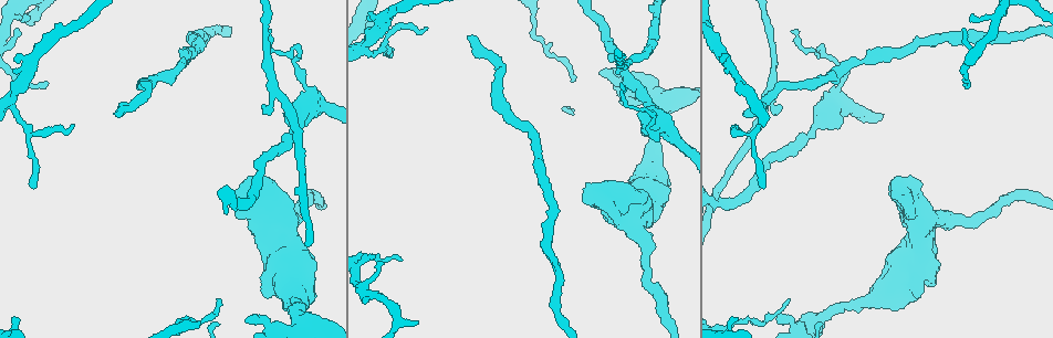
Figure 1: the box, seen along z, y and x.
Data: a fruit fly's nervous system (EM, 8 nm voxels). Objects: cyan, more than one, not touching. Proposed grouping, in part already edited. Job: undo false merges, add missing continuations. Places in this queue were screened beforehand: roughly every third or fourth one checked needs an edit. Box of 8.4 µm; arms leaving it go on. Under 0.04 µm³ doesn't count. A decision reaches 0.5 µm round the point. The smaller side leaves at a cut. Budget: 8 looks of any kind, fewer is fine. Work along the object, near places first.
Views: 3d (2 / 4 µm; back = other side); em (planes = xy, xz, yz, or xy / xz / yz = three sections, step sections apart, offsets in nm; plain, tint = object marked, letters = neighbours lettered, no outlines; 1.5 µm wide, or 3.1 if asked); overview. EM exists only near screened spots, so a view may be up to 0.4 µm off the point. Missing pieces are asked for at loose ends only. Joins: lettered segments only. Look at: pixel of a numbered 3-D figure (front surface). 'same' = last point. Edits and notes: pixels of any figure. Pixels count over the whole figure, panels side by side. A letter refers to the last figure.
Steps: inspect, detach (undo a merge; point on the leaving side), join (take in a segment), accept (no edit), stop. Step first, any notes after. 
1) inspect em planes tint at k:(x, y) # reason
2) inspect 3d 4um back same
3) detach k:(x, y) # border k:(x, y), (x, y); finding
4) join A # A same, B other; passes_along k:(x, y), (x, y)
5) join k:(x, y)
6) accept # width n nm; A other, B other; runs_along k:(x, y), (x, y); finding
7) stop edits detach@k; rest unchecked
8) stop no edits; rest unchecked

inspect em planes letters at 1:(820, 121) # a fork

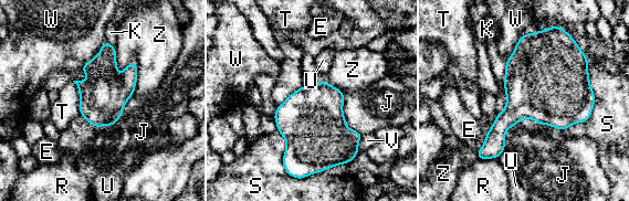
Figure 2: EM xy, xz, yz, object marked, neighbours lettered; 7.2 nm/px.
accept # E other, J other, K other, R other, S other, T other, U other, V other, W other, Z other; border 2:(72, 81), (80, 96), (80, 114); one neuron here

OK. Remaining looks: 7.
inspect em planes letters at 1:(468, 37) # free end

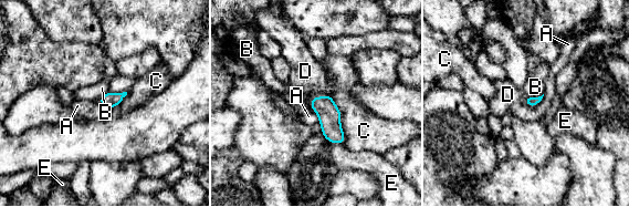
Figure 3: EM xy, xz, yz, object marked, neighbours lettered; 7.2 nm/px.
join D # A other, B other, C other, D same, E other; passes_along 3:(328, 114), (322, 96), (306, 72); the neuron continues

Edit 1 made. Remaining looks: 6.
inspect em planes letters at 1:(780, 322) # free end

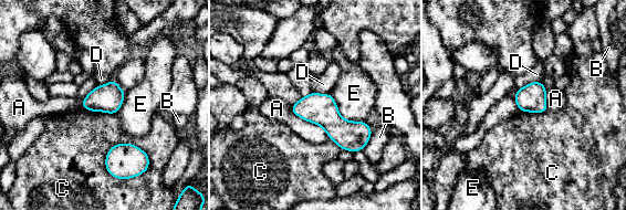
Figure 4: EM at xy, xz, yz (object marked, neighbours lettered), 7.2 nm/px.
accept # longest_contact A 360 nm; A other, B other, C other, D other, E other; border 4:(104, 158), (134, 144), (149, 166); no lettered segment goes on from it

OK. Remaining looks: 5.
stop edits join@3; rest unchecked

